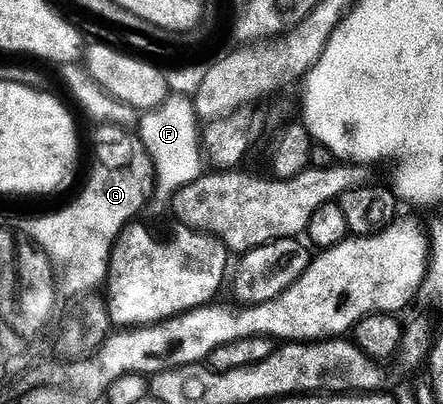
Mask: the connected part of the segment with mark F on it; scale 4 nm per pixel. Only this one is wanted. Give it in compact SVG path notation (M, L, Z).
M171 93L164 102L153 108L152 111L144 112L142 121L137 128L137 134L144 143L148 155L152 157L154 169L153 194L155 199L150 198L146 202L145 215L151 219L157 219L168 214L169 204L181 189L193 184L204 174L205 159L201 146L201 133L197 131L199 120L196 113L196 104L189 96Z

